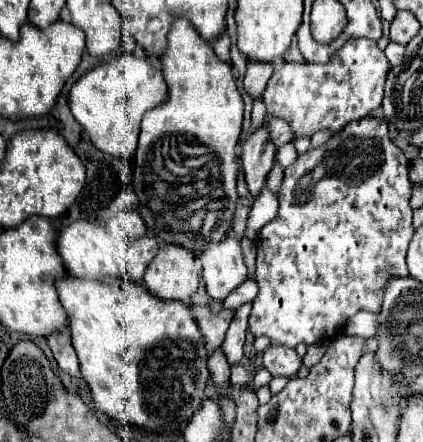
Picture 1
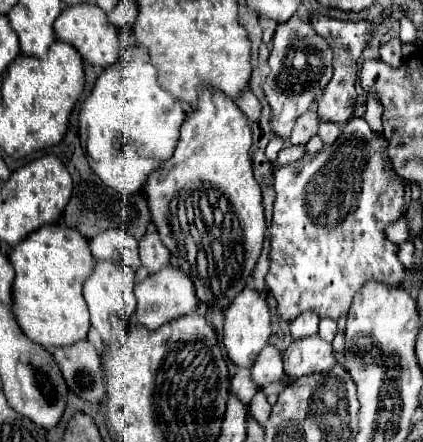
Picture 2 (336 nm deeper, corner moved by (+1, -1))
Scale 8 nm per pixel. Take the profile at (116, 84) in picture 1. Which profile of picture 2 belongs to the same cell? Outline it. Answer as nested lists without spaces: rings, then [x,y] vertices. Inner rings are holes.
[[[128,48],[118,64],[96,78],[78,114],[78,138],[94,174],[110,188],[134,194],[144,186],[148,174],[174,154],[184,118],[180,100],[158,86],[148,54]]]

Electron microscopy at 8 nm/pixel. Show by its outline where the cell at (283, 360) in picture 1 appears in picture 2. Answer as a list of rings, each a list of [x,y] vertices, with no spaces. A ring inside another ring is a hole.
[[[318,336],[292,342],[288,350],[282,354],[284,358],[284,372],[298,380],[302,376],[314,374],[314,372],[326,372],[334,362],[338,362],[338,356],[332,352],[332,346]]]

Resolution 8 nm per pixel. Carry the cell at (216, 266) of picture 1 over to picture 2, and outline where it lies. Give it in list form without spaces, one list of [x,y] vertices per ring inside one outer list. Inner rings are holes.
[[[244,288],[224,312],[224,346],[234,364],[250,368],[256,354],[268,344],[270,336],[270,308],[258,290]]]

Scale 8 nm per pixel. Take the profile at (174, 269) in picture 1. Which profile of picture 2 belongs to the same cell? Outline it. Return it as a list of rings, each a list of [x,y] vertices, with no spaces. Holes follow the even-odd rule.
[[[166,266],[160,272],[156,272],[156,274],[144,278],[142,282],[138,282],[134,292],[136,292],[136,298],[138,298],[136,320],[142,326],[152,328],[152,330],[162,326],[164,322],[170,322],[170,320],[174,320],[178,316],[194,312],[196,310],[196,302],[198,302],[196,300],[196,290],[192,286],[192,280],[188,278],[188,274],[184,274],[182,270],[172,268],[172,266]]]

